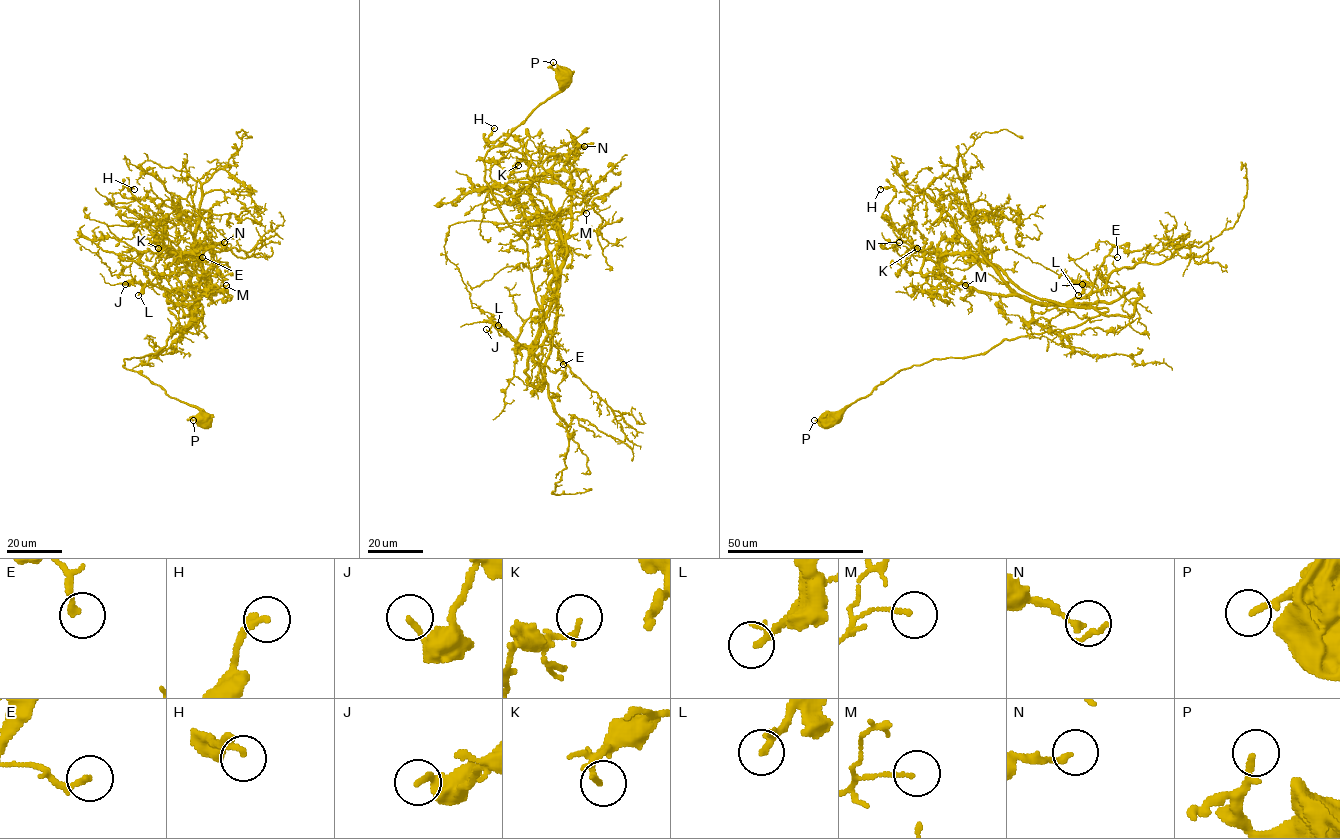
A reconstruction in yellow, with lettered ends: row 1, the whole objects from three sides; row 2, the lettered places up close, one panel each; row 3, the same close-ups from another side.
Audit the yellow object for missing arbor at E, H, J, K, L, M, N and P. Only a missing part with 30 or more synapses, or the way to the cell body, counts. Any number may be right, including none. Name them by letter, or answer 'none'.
L

